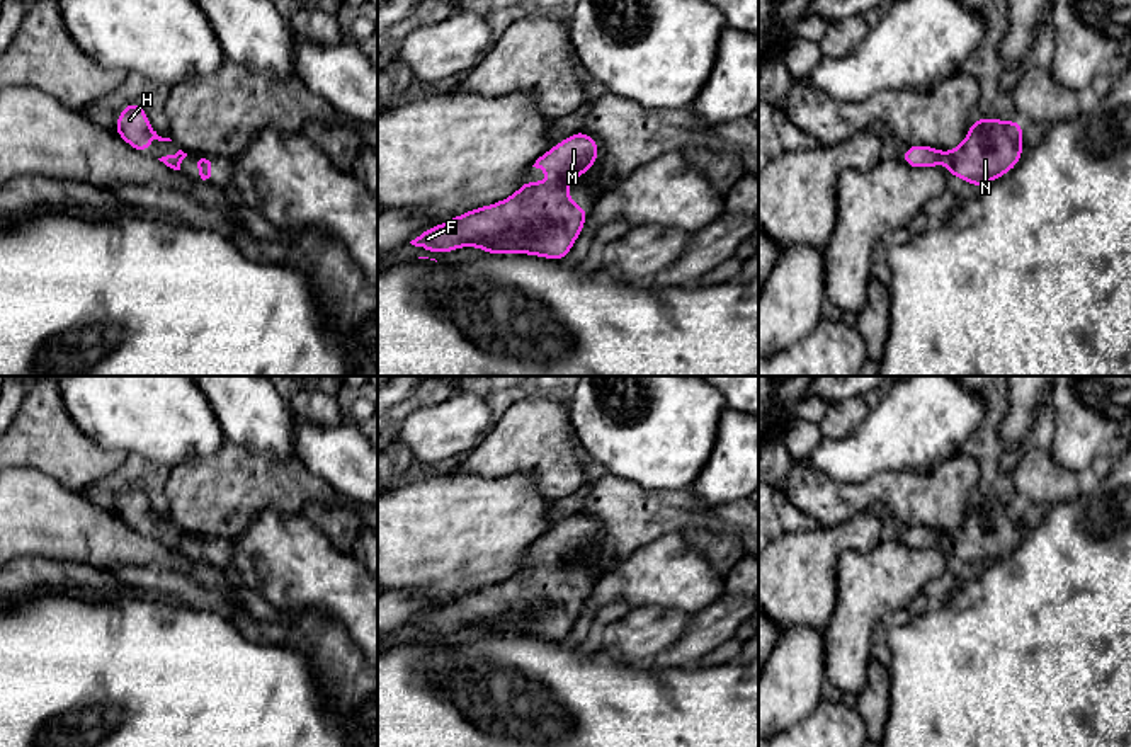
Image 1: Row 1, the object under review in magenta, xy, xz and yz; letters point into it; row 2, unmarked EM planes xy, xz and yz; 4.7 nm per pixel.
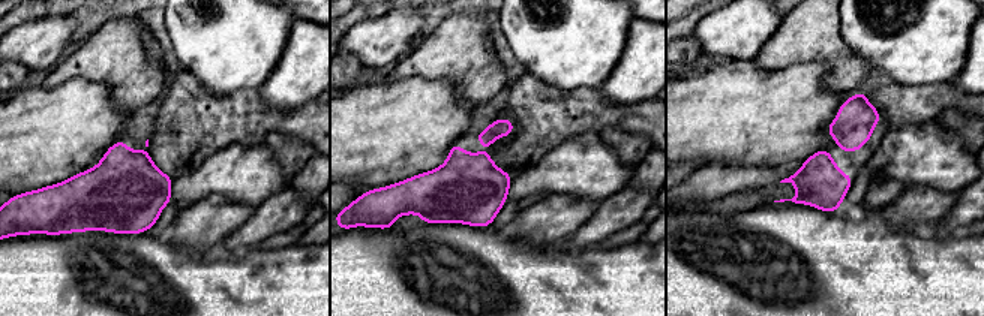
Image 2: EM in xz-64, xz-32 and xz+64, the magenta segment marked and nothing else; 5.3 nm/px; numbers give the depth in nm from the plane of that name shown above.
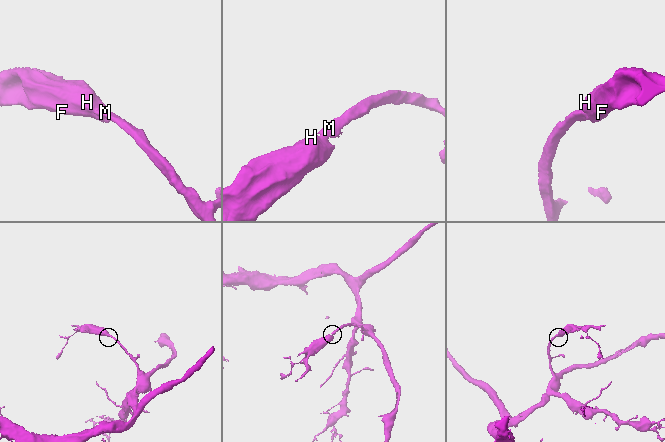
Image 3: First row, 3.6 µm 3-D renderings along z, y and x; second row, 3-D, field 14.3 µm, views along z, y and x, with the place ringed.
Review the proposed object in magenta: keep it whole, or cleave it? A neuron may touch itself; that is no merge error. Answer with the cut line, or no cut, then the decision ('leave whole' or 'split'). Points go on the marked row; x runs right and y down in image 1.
no cut | leave whole

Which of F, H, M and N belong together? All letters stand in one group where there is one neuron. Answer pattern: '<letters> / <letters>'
F H M N

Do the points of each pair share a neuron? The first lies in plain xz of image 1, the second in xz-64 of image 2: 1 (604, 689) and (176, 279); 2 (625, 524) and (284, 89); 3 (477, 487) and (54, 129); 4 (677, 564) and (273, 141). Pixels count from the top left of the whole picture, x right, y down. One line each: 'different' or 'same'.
1: same
2: different
3: same
4: different

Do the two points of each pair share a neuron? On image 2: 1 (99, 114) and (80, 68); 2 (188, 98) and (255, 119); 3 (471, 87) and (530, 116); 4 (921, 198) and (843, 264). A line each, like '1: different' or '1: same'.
1: different
2: same
3: different
4: different

